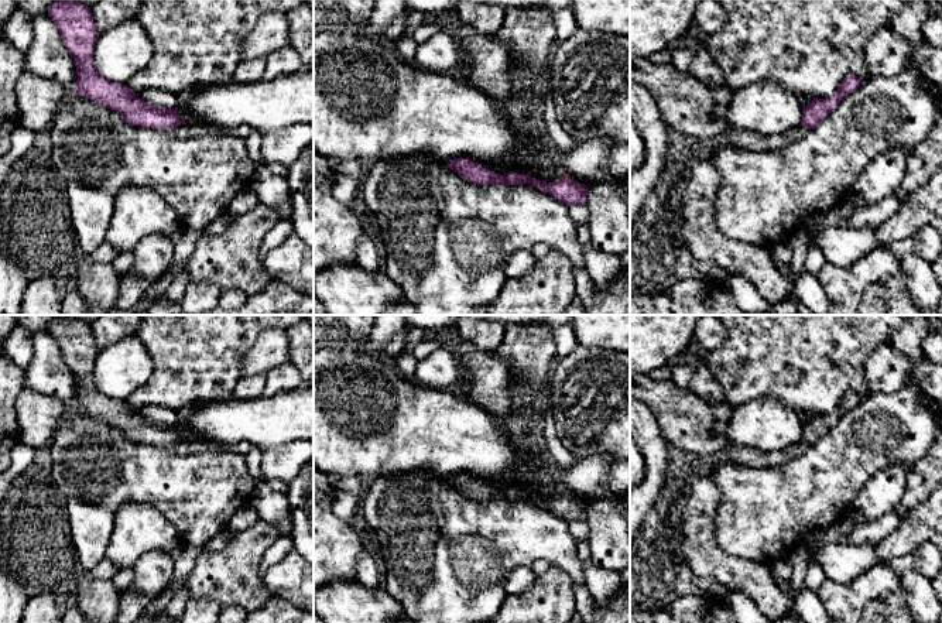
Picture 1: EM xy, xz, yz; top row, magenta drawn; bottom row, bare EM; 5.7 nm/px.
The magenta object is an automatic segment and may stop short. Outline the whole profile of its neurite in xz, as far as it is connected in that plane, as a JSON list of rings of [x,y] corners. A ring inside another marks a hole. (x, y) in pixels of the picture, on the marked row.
[[[467,158],[449,160],[446,168],[458,172],[465,181],[480,185],[521,185],[531,184],[541,192],[549,194],[562,203],[571,206],[575,203],[586,205],[586,195],[589,186],[579,184],[569,177],[559,177],[556,181],[547,184],[539,179],[532,179],[531,175],[513,174],[504,177],[496,174],[477,162]]]

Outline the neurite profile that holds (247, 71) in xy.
[[[267,58],[242,59],[237,65],[233,81],[242,83],[251,83],[261,81],[267,69]]]

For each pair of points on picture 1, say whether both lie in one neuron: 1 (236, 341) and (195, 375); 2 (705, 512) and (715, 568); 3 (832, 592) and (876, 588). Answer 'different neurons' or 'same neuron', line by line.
1: same neuron
2: same neuron
3: same neuron

